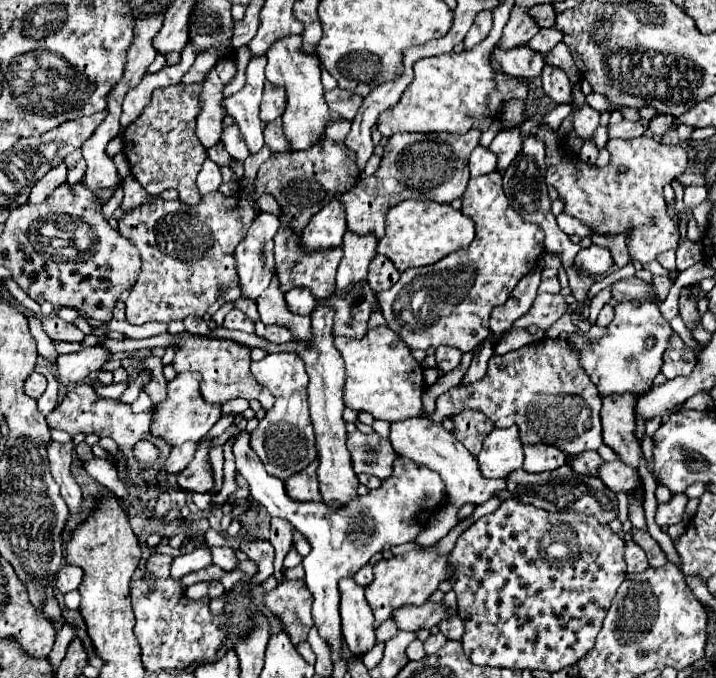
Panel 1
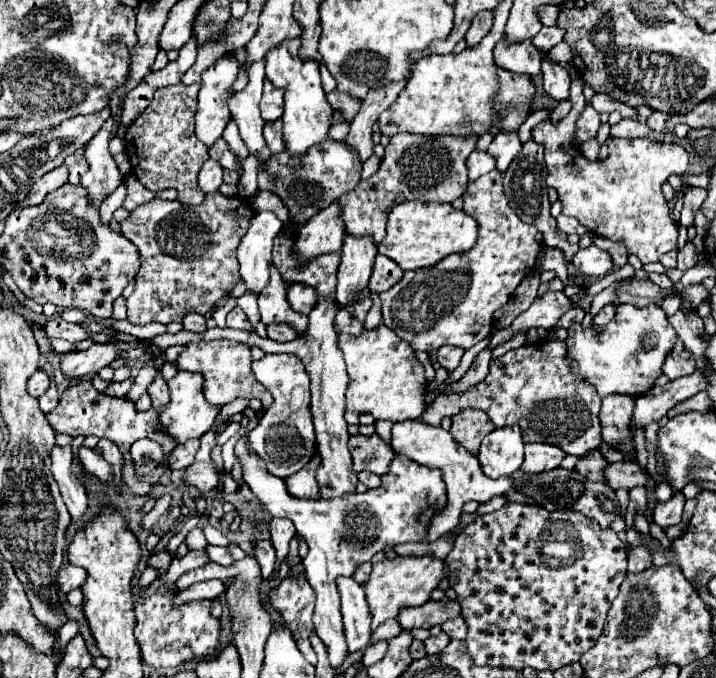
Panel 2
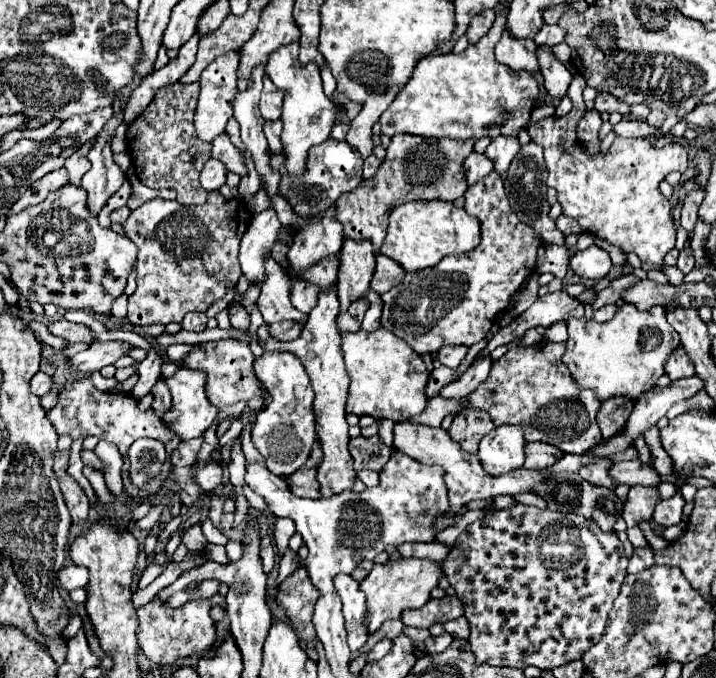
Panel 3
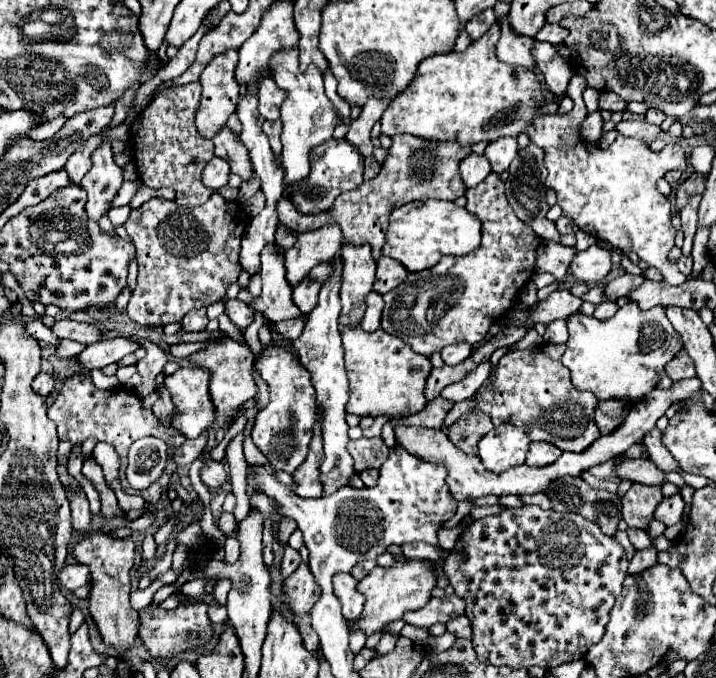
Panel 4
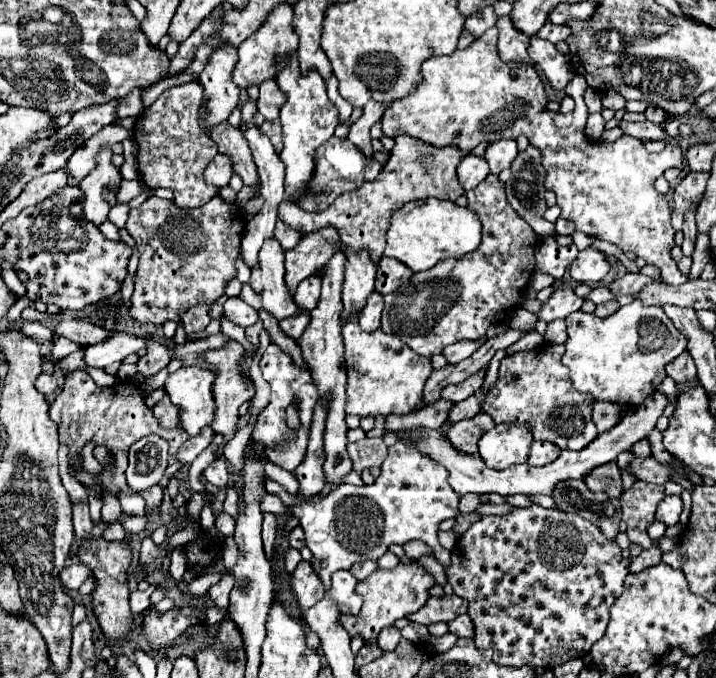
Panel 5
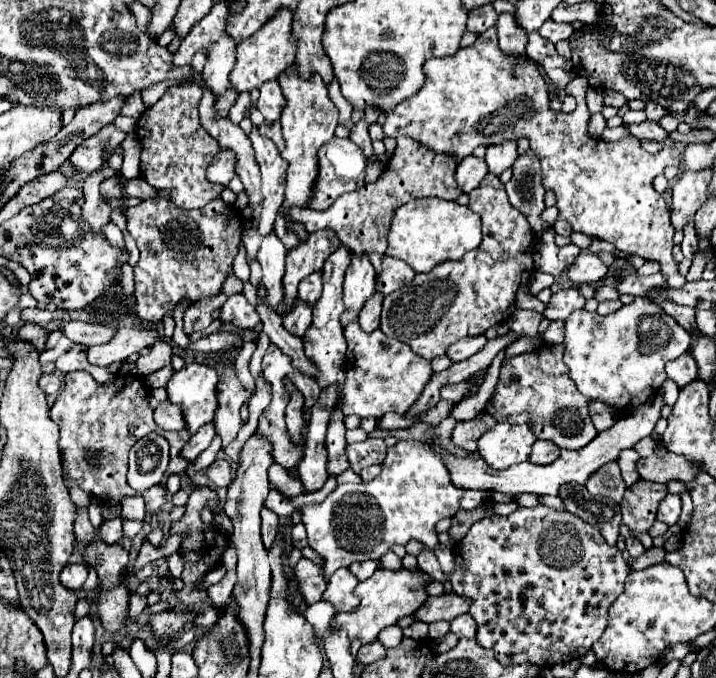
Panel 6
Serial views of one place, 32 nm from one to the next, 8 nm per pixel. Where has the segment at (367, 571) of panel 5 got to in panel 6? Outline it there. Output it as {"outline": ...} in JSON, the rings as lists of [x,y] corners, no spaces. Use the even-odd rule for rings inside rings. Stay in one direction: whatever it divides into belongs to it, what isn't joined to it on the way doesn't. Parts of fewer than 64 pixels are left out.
{"outline":[[[364,560],[364,562],[352,562],[350,564],[350,572],[358,578],[358,580],[366,580],[374,574],[374,570],[378,570],[380,562],[378,560]]]}

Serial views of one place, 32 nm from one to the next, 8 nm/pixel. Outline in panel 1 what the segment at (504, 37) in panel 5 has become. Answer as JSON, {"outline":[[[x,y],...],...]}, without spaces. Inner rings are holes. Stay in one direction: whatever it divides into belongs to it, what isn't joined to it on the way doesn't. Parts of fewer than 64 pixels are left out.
{"outline":[[[528,44],[516,46],[514,50],[502,50],[500,46],[496,46],[494,58],[502,66],[504,72],[518,76],[518,78],[526,78],[526,80],[540,76],[542,66],[544,66],[544,56],[534,54],[534,50],[530,50]]]}

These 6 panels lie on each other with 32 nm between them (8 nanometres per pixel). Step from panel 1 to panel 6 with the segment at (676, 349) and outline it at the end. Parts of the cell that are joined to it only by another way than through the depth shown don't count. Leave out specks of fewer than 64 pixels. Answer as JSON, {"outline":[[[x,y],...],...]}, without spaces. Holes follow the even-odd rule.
{"outline":[[[682,354],[682,358],[676,358],[674,362],[666,364],[666,374],[670,380],[674,380],[680,388],[684,388],[686,384],[690,384],[692,380],[698,378],[696,372],[696,362],[690,354]]]}

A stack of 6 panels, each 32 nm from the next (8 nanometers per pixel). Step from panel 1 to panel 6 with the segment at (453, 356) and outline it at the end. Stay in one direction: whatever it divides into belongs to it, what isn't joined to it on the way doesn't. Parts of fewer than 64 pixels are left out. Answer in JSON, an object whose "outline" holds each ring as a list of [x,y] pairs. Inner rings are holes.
{"outline":[[[478,336],[478,338],[462,338],[460,342],[452,344],[448,348],[448,358],[452,358],[454,362],[466,360],[470,356],[474,356],[478,350],[482,350],[482,346],[486,346],[486,336]]]}

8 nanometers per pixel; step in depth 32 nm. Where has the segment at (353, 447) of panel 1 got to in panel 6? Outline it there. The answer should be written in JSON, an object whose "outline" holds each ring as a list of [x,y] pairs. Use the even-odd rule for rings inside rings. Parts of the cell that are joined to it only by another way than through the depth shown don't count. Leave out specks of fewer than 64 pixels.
{"outline":[[[368,438],[368,440],[358,442],[358,444],[348,444],[346,456],[350,462],[350,470],[354,470],[358,474],[362,468],[384,460],[386,444],[382,438]]]}

